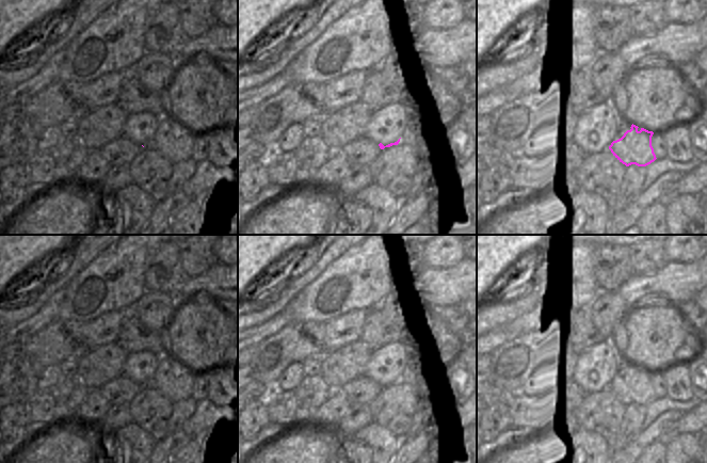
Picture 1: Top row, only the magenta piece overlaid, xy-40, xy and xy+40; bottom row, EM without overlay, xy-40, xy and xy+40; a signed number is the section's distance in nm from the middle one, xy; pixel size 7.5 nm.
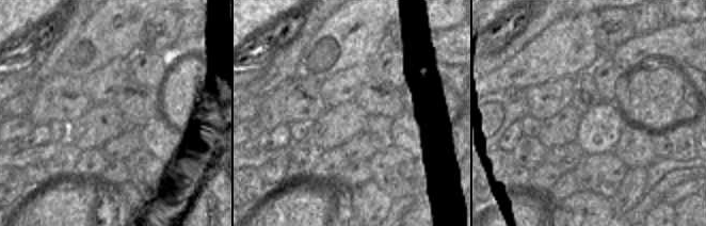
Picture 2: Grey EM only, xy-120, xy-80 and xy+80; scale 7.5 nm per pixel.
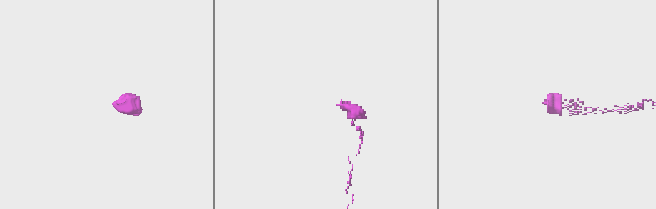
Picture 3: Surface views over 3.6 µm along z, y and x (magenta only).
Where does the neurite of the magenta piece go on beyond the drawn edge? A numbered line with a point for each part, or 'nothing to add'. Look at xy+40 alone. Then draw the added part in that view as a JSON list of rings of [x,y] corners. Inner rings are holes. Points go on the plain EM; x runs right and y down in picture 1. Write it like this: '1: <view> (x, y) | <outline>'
1: xy+40 (658, 382) | [[[654,371],[652,376],[652,385],[658,399],[666,397],[666,383],[661,371]]]

